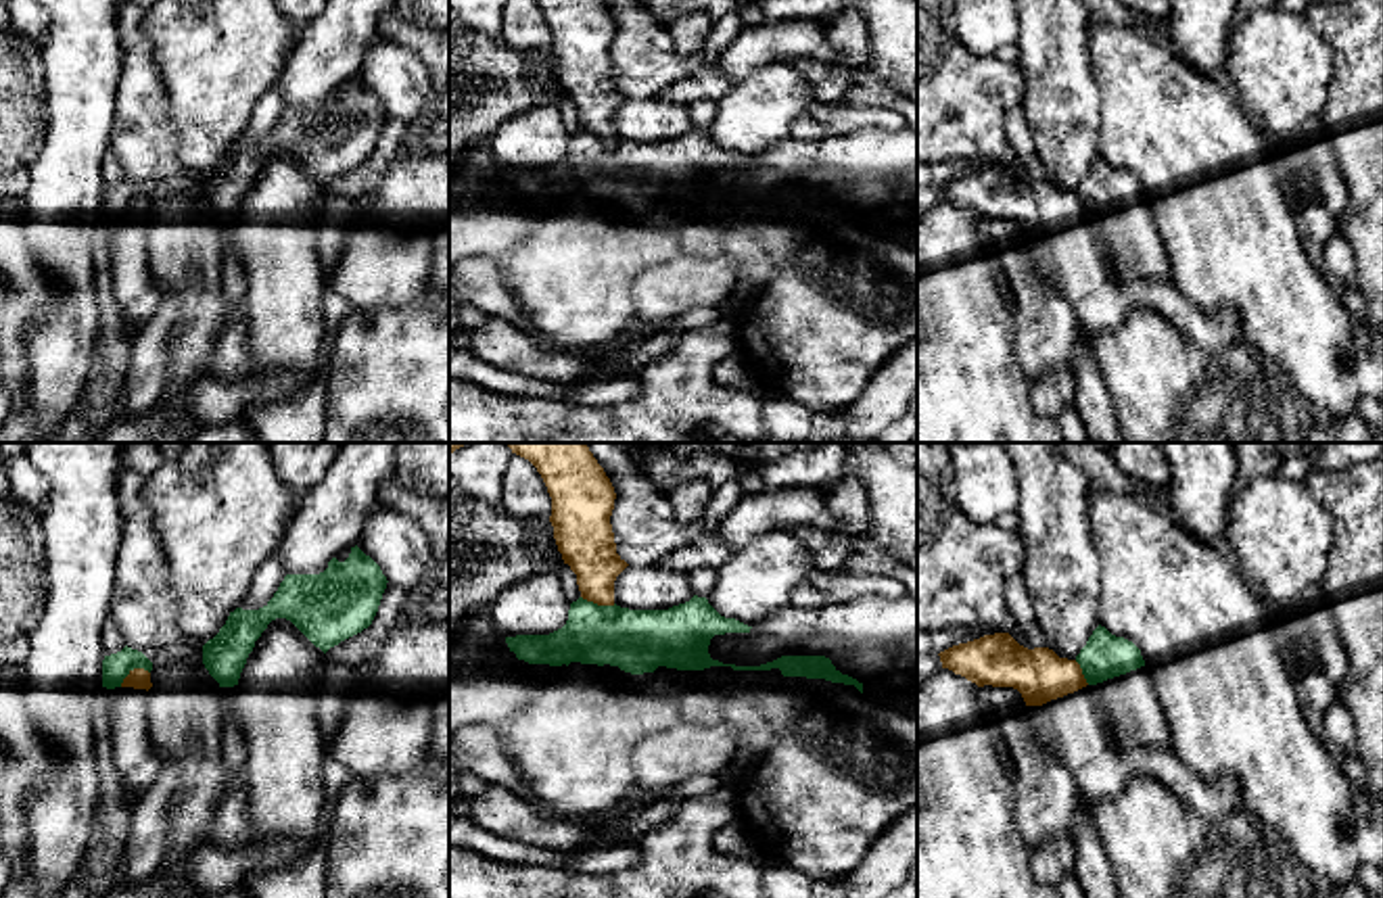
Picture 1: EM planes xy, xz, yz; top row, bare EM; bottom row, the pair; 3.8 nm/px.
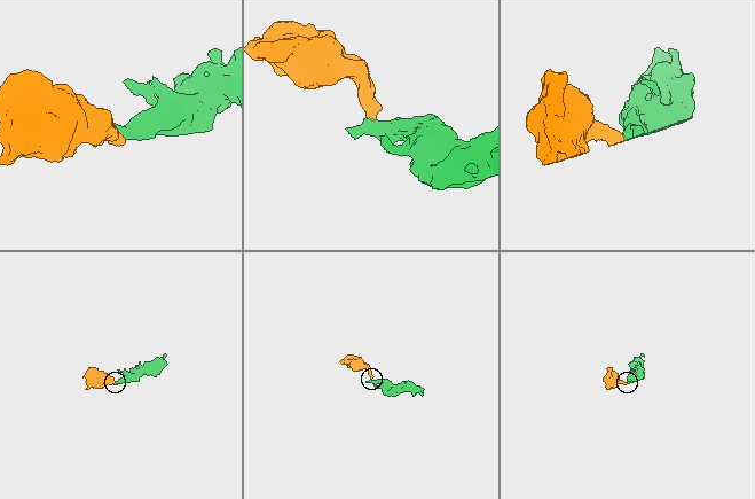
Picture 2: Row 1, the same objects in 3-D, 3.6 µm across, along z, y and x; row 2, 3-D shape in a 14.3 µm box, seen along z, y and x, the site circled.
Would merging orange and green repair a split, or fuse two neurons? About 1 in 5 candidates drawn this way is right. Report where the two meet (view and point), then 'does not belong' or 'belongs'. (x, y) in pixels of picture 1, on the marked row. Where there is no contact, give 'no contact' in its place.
xy (132, 671) | does not belong

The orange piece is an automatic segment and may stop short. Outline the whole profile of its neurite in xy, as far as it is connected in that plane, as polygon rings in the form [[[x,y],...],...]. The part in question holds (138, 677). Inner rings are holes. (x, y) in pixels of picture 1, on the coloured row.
[[[134,668],[104,700],[111,716],[113,760],[121,785],[136,796],[144,794],[163,769],[146,718],[146,691],[150,687],[150,672]]]

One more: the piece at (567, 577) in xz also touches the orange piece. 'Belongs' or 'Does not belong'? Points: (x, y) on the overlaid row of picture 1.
Does not belong

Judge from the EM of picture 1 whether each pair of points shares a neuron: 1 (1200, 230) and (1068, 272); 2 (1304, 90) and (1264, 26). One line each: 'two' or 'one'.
1: two
2: one

